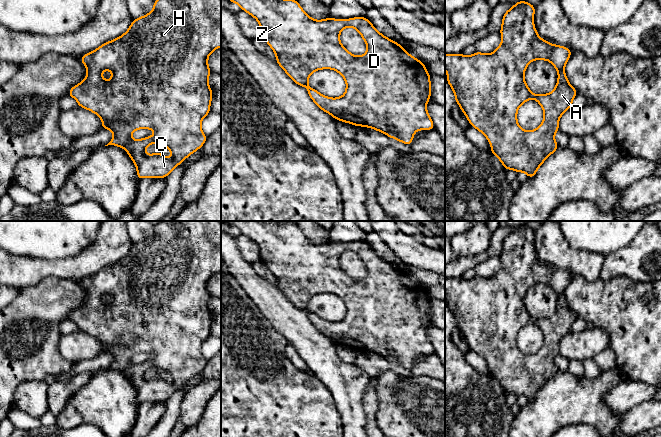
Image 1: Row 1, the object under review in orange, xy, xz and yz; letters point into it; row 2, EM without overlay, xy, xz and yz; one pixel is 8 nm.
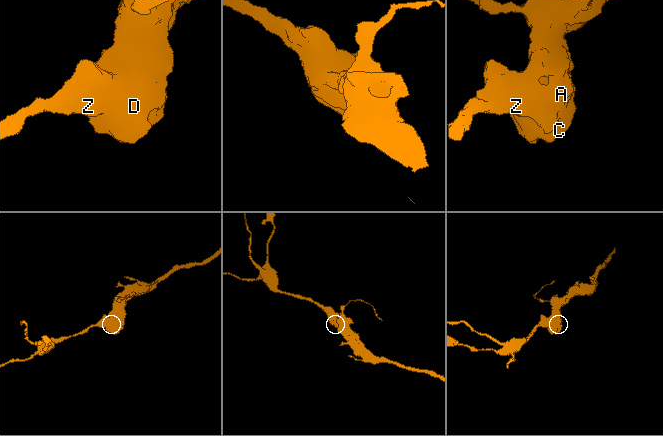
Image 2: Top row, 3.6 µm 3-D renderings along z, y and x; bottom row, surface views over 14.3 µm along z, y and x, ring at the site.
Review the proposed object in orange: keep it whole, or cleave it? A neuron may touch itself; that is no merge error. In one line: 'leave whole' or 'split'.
leave whole

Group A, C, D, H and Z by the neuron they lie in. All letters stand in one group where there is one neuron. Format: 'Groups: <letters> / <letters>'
Groups: A C D H Z

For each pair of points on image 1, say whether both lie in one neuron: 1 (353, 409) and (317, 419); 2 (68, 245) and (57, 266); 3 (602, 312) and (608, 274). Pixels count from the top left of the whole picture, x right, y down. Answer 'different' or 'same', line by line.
1: different
2: different
3: different

